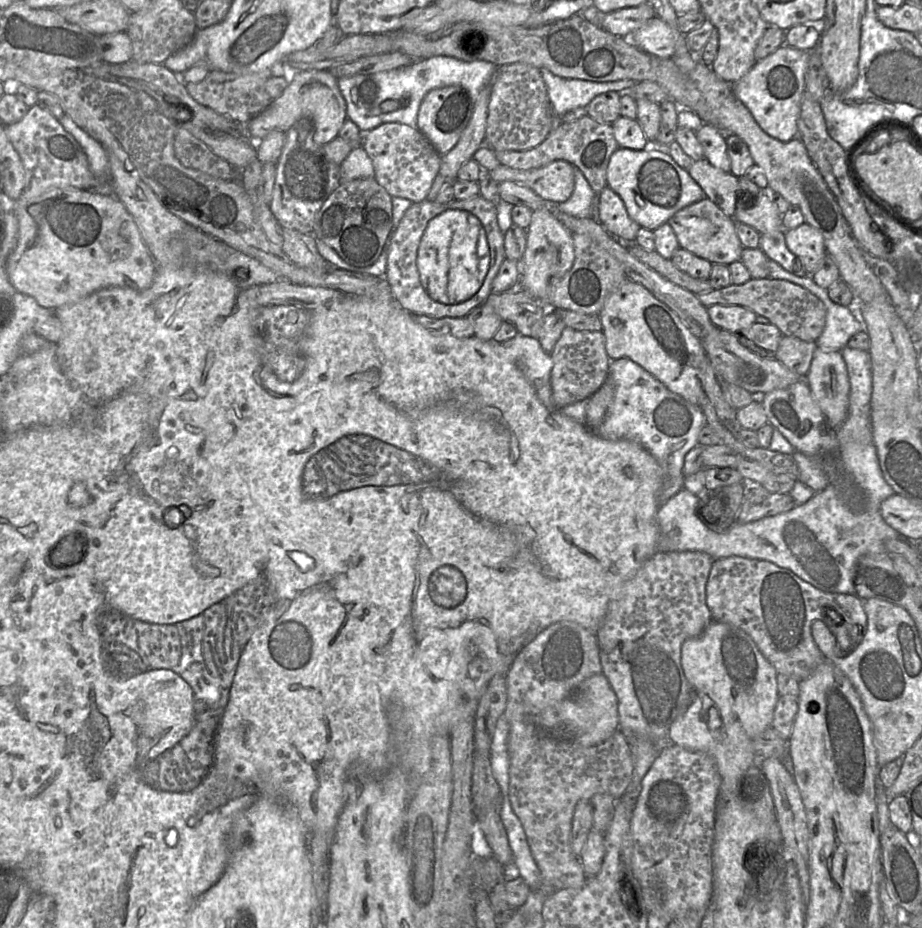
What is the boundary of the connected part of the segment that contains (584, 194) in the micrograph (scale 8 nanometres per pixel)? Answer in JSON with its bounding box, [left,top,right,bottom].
[557,167,597,218]

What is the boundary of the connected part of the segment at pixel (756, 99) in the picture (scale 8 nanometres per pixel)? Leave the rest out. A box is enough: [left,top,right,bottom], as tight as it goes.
[730,44,807,142]

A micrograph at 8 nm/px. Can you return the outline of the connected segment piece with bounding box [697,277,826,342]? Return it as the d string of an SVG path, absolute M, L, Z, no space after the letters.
M750 278L744 284L730 284L721 289L700 293L697 297L705 307L715 304L746 307L756 315L767 318L783 336L796 337L807 342L815 342L825 325L826 311L821 300L809 290L786 280Z

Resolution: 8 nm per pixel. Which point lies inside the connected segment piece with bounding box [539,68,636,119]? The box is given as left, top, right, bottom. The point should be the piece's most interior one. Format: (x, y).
(565, 94)

